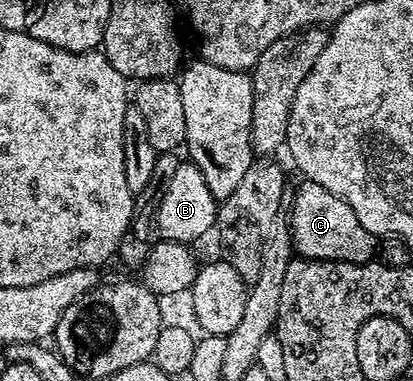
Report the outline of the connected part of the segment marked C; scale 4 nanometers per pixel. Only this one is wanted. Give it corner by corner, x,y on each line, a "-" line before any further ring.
304,181
297,189
294,189
294,196
290,206
290,224
292,227
292,244
295,252
301,258
319,261
349,261
350,263
364,264
377,256
378,241
372,236
362,223
358,223
358,215
338,195
330,195
326,187
318,187
318,183

